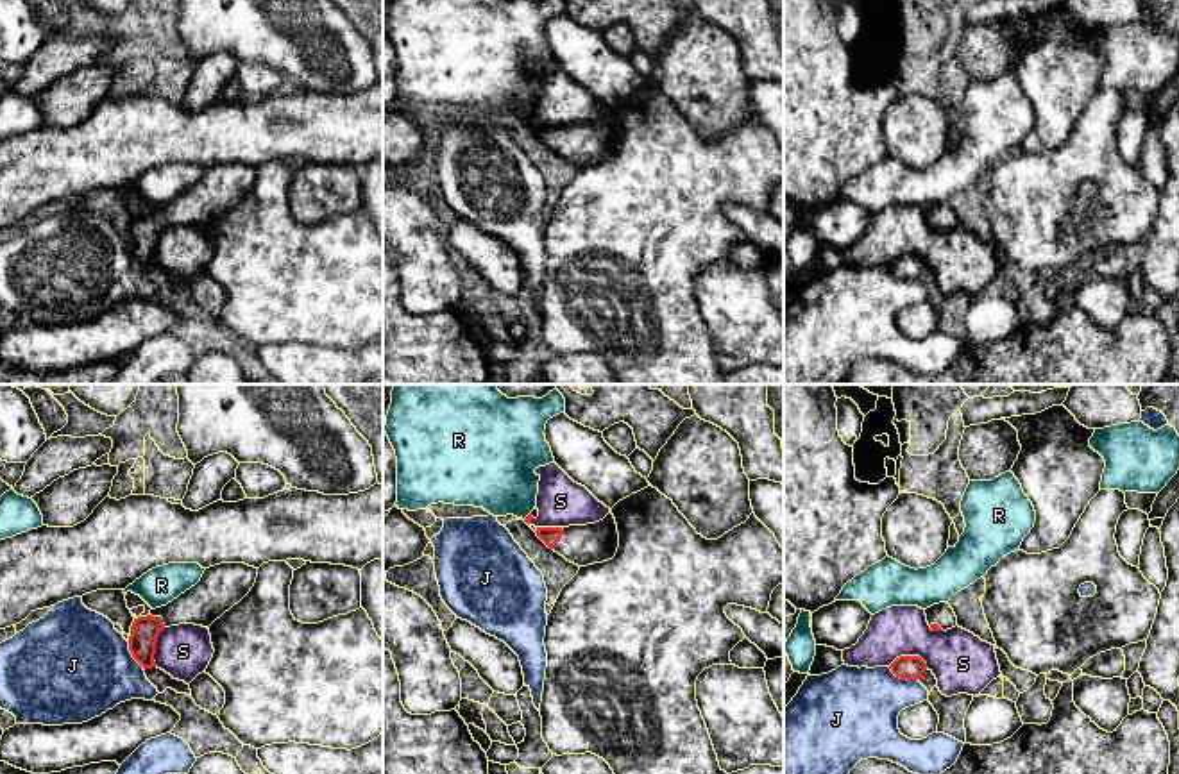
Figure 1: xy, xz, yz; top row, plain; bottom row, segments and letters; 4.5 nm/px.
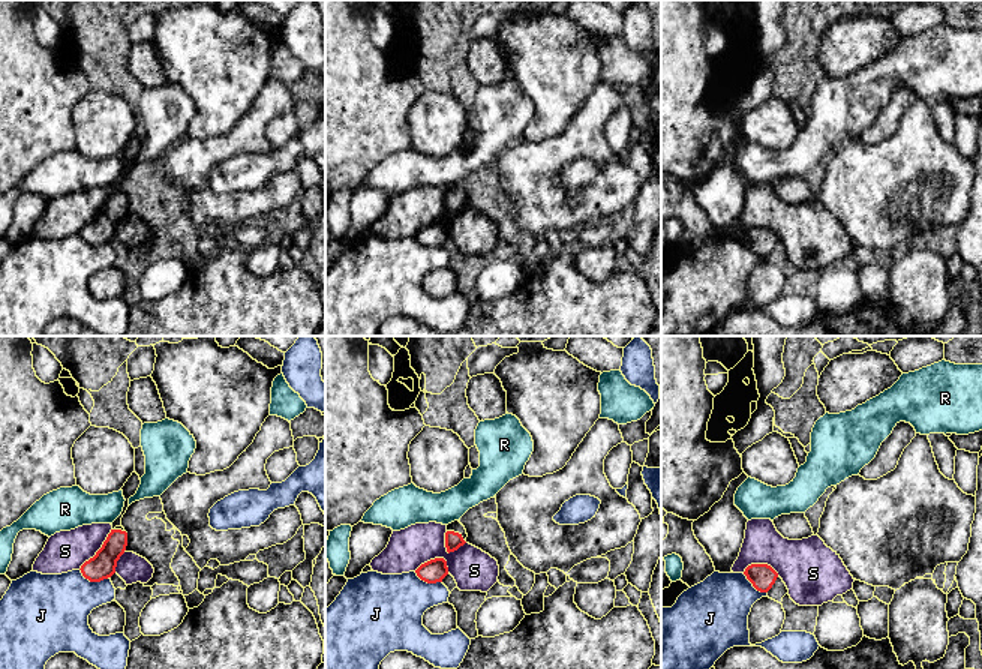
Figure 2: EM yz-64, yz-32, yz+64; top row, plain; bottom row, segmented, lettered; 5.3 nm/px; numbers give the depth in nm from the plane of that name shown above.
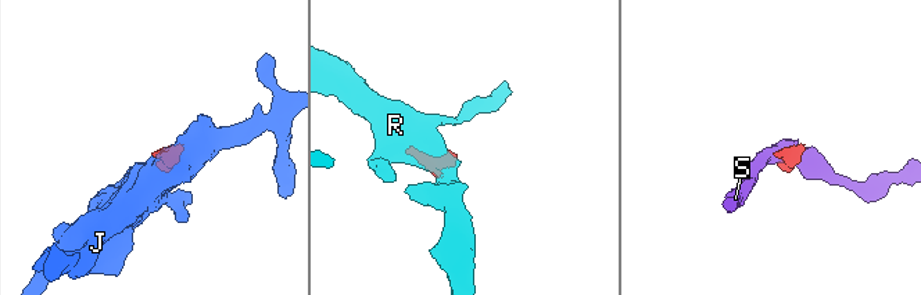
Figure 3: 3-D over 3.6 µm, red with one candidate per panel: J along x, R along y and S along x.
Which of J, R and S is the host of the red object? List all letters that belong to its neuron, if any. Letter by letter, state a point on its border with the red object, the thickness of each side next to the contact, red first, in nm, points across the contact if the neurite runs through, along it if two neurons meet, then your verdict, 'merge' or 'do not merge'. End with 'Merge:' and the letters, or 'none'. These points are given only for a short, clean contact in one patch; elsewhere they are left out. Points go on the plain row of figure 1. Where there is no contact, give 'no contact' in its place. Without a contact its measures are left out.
J: contact yz (902, 277); calibres 110 and 380 nm; do not merge
R: contact xz (528, 115); calibres 40 and 360 nm; border xz (530, 111), (523, 118); do not merge
S: contact yz (907, 256); calibres 110 and 280 nm; do not merge
Merge: none

